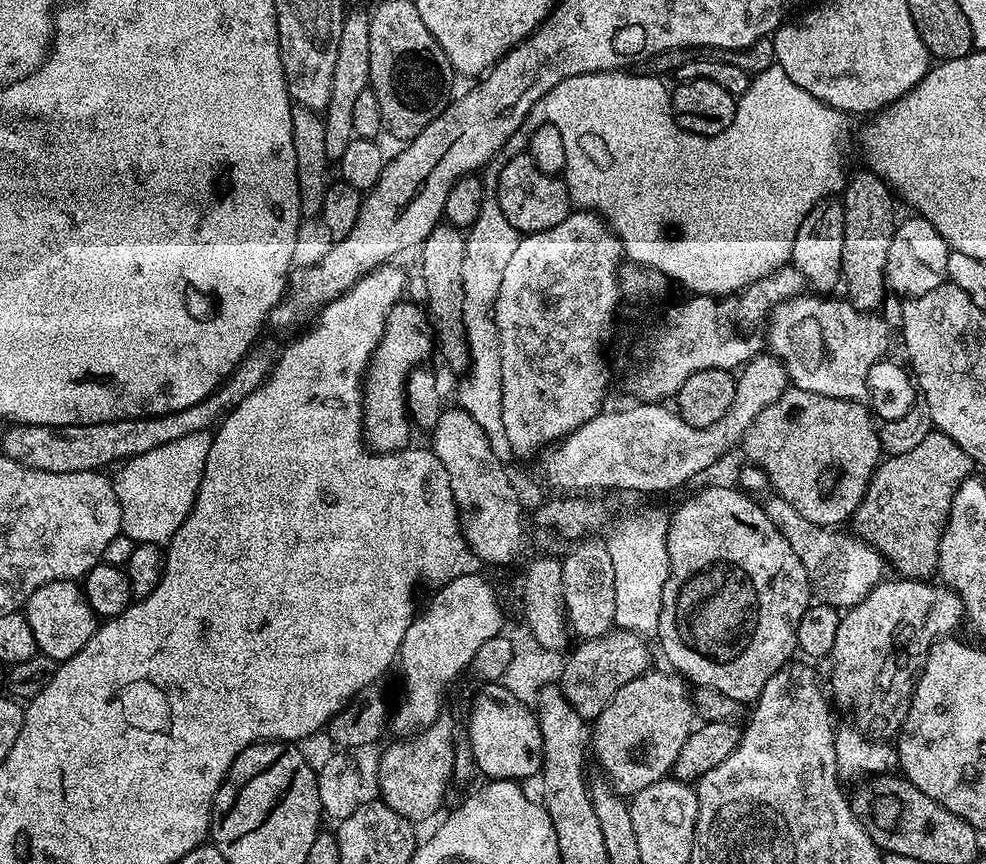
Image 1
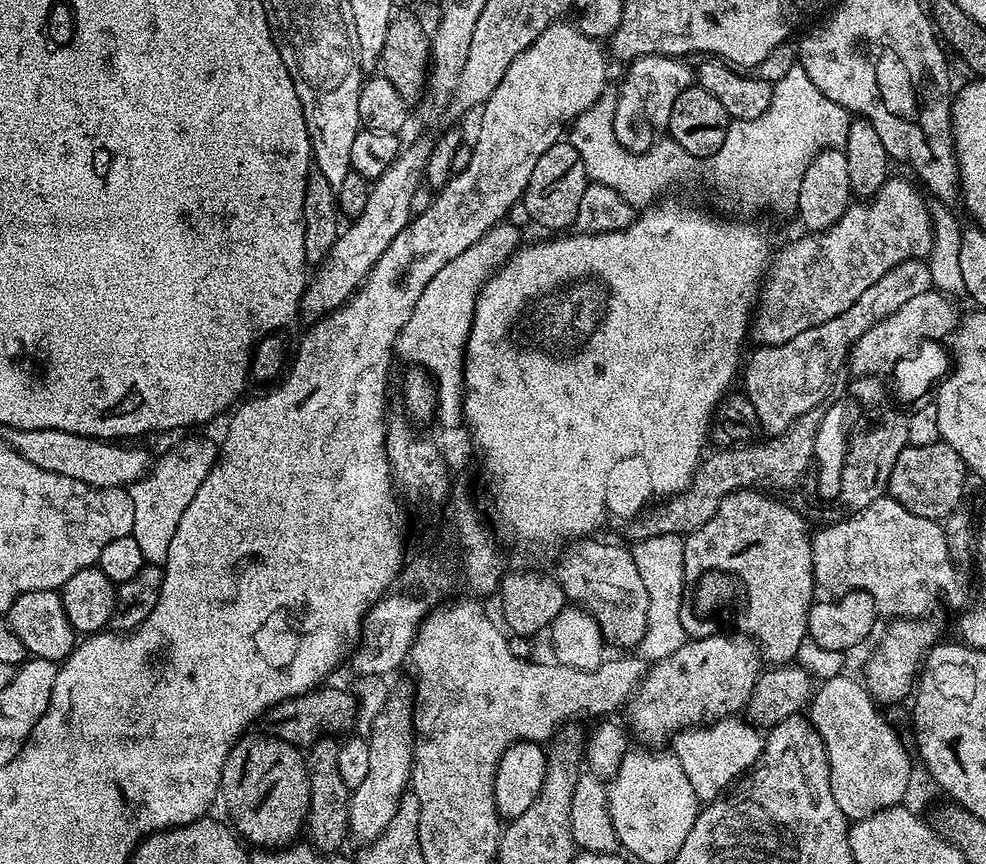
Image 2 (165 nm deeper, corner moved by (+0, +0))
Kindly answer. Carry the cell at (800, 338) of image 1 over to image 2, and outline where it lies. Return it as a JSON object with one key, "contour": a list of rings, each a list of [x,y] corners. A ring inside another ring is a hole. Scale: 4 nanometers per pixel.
{"contour":[[[929,290],[918,294],[918,298],[910,298],[894,314],[890,314],[882,322],[870,326],[862,338],[858,338],[852,345],[850,353],[850,368],[856,376],[880,376],[891,373],[898,361],[911,354],[925,341],[943,341],[955,333],[961,319],[961,313],[956,313],[956,308],[951,299],[943,292]]]}

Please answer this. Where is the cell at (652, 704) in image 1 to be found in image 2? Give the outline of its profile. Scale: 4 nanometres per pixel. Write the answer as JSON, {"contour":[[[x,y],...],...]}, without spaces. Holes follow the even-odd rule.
{"contour":[[[717,634],[689,639],[674,654],[655,661],[645,671],[639,688],[632,694],[626,705],[628,722],[626,728],[633,737],[637,736],[644,746],[664,746],[685,729],[703,725],[705,721],[720,721],[743,713],[751,692],[762,673],[762,657],[759,647],[751,636],[743,634]]]}

